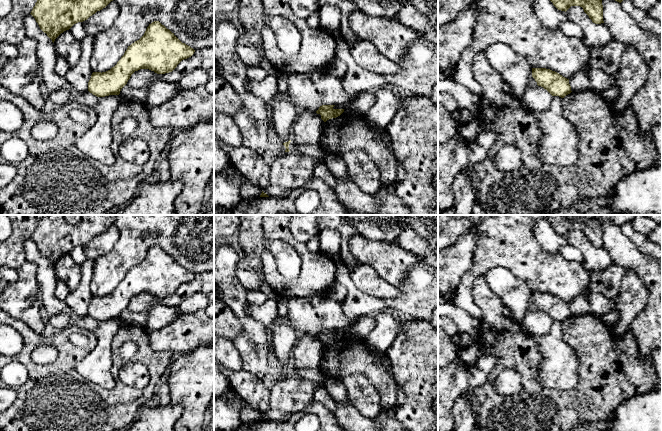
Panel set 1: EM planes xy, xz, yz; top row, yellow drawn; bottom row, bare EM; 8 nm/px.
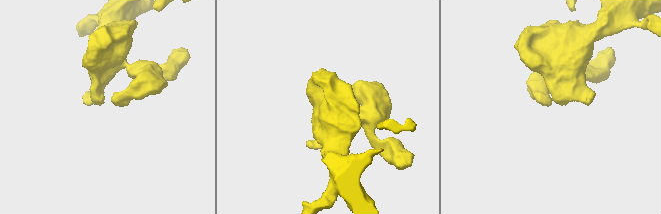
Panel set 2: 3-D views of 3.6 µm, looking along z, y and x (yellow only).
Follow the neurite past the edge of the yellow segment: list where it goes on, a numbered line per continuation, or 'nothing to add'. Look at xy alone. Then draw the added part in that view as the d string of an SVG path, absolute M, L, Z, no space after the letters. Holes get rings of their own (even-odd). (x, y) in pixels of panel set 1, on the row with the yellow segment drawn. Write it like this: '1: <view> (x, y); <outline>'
nothing to add

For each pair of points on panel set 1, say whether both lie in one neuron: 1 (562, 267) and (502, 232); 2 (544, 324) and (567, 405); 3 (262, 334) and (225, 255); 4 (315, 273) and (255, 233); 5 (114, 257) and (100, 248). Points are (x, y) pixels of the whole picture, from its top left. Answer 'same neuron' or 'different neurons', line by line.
1: same neuron
2: different neurons
3: same neuron
4: different neurons
5: different neurons

